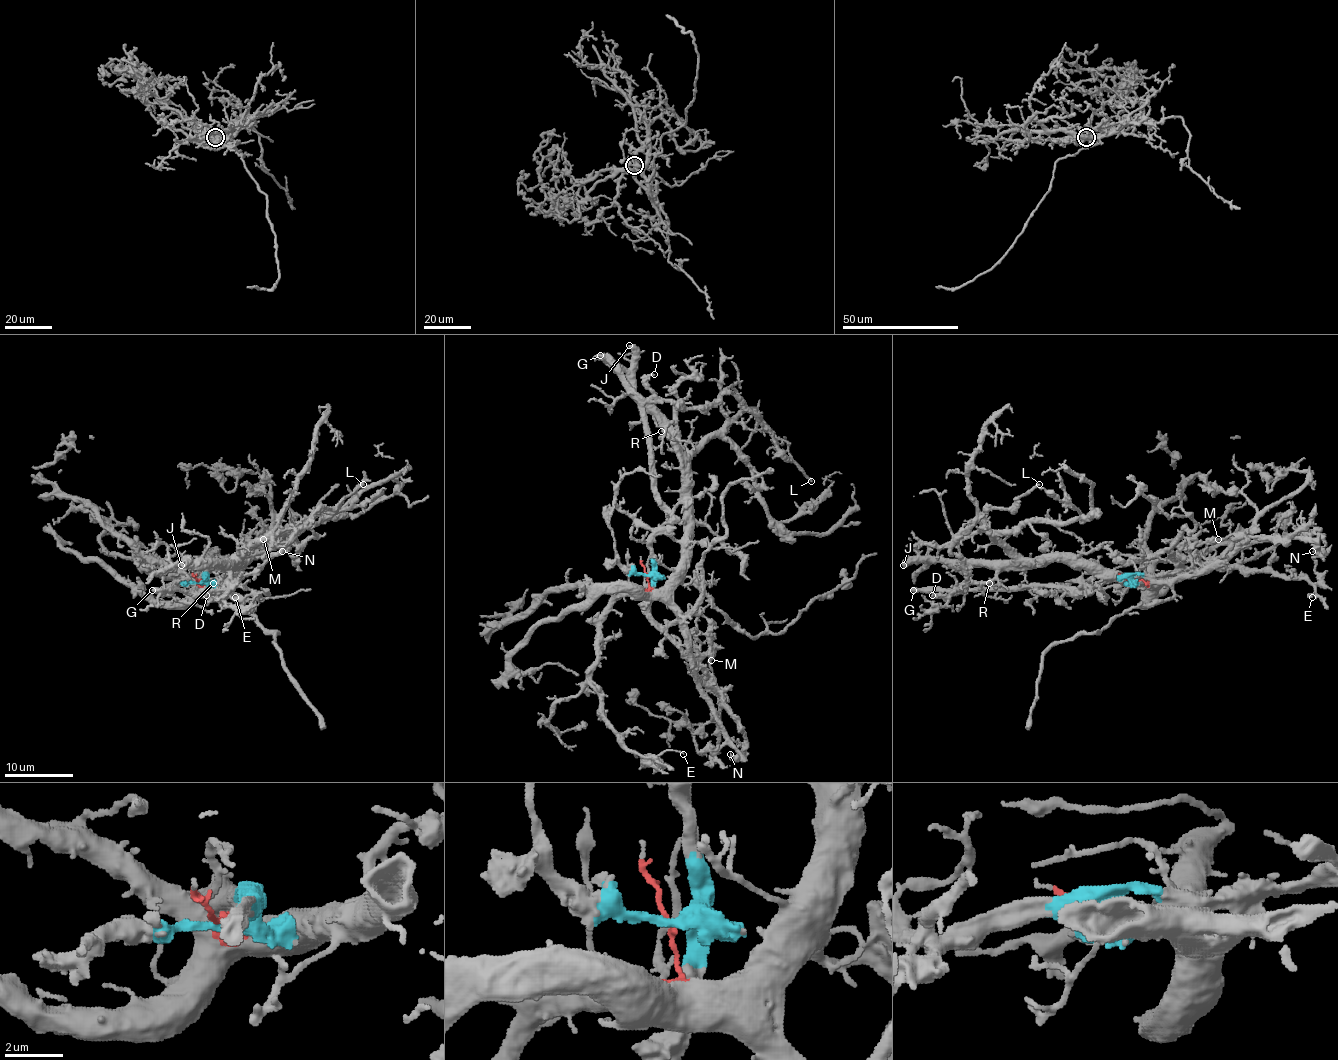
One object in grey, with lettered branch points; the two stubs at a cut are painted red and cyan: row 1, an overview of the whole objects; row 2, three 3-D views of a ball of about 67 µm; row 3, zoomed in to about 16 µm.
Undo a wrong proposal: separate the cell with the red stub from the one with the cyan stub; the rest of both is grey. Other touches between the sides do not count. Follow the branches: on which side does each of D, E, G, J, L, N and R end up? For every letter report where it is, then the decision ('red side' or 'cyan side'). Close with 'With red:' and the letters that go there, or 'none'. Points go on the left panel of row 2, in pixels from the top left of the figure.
D: place (206, 595); cyan side
E: place (235, 597); red side
G: place (152, 590); cyan side
J: place (181, 565); red side
L: place (363, 484); cyan side
N: place (282, 551); red side
R: place (213, 583); red side
With red: E, J, N, R

